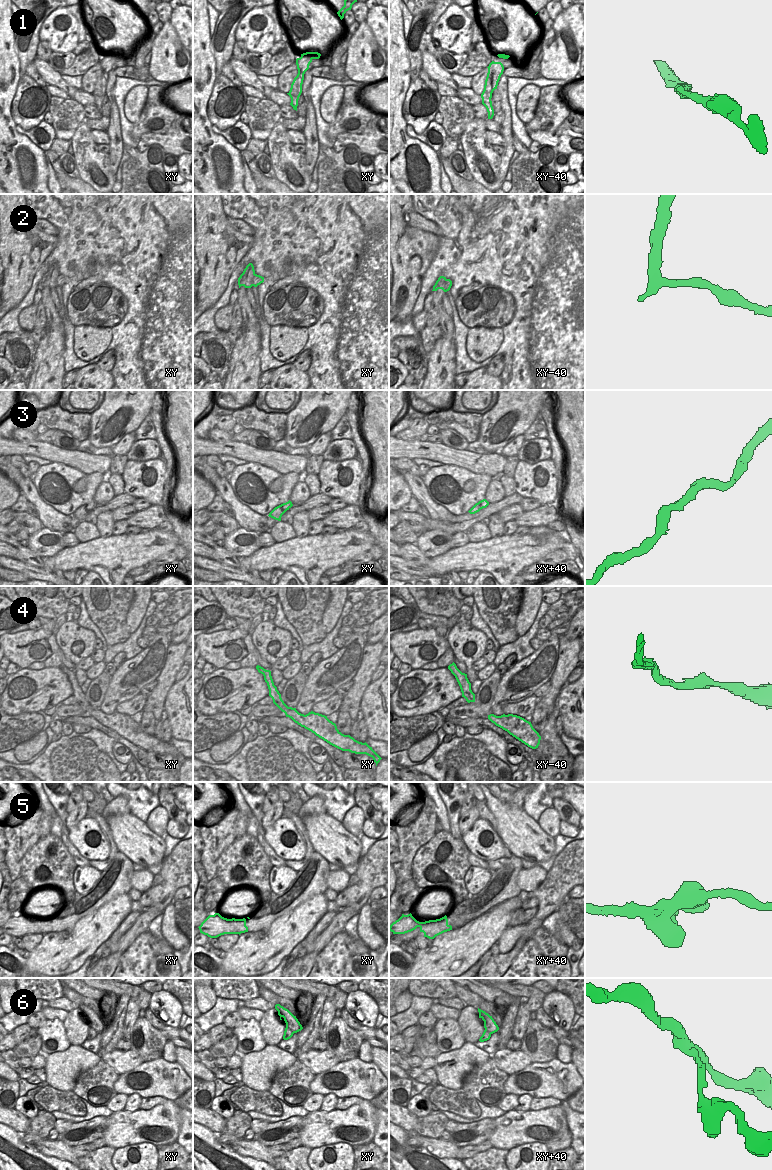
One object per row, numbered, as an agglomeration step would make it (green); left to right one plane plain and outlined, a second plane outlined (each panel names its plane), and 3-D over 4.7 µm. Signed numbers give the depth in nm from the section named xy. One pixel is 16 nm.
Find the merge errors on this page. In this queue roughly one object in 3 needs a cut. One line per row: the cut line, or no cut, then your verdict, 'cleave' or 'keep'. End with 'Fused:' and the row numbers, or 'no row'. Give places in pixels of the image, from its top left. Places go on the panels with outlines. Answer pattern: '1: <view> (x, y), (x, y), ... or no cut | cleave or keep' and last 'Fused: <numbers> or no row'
1: no cut | keep
2: xy (256, 274), (252, 284), (244, 286) | cleave
3: no cut | keep
4: no cut | keep
5: xy+40 (441, 922), (435, 925), (417, 926) | cleave
6: xy (286, 1023), (294, 1032) | cleave
Fused: 2, 5, 6

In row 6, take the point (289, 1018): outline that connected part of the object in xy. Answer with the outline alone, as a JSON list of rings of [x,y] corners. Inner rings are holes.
[[[280,1004],[275,1005],[275,1009],[278,1011],[278,1015],[280,1016],[280,1020],[283,1017],[284,1021],[286,1024],[289,1025],[290,1029],[294,1032],[297,1033],[303,1029],[302,1025],[288,1009],[284,1008]]]

